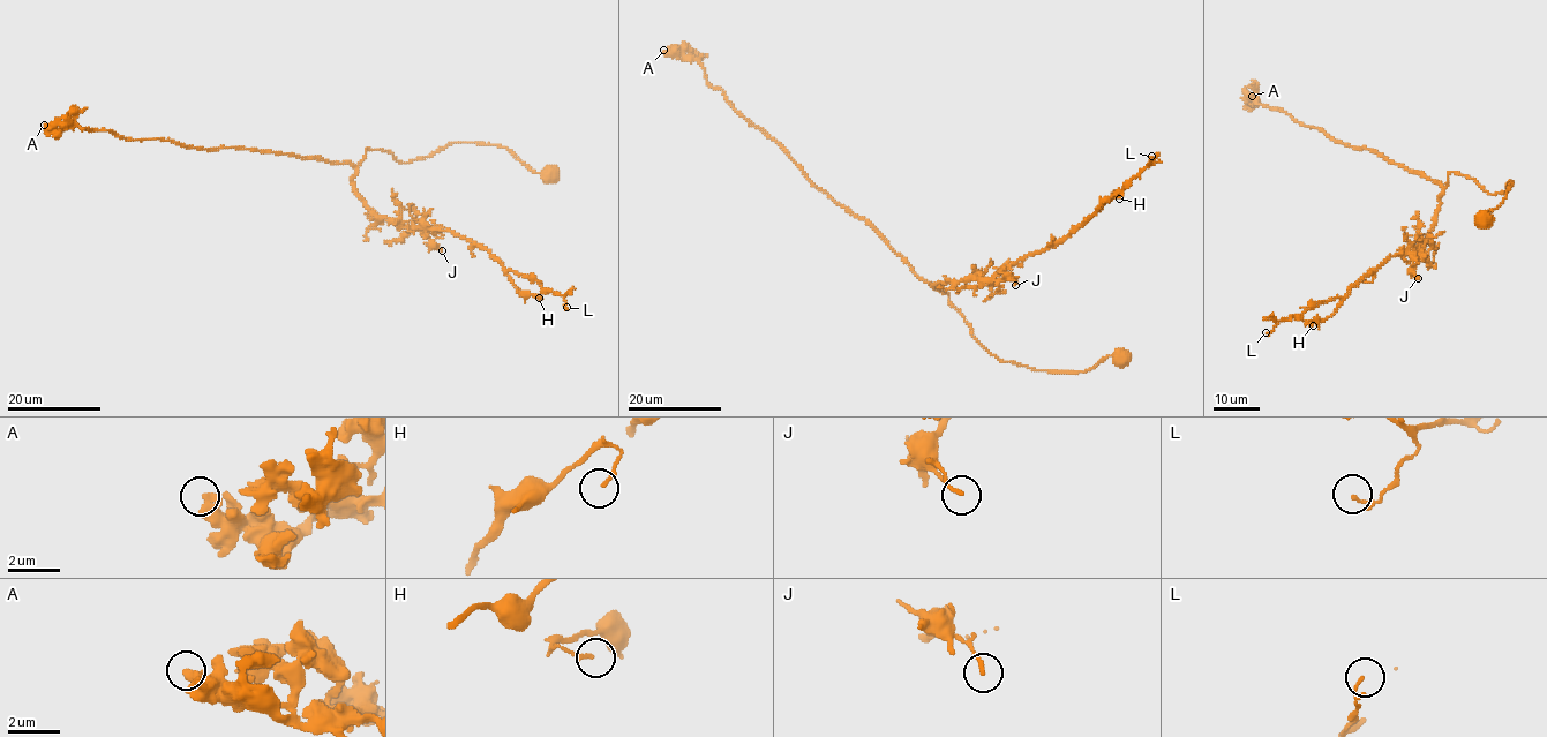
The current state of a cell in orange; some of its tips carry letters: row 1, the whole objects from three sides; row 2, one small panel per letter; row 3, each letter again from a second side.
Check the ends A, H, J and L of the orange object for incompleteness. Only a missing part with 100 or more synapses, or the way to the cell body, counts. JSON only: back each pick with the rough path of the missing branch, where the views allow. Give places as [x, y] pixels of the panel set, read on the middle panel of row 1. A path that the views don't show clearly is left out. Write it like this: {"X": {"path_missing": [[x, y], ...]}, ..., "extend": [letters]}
{"extend": []}

